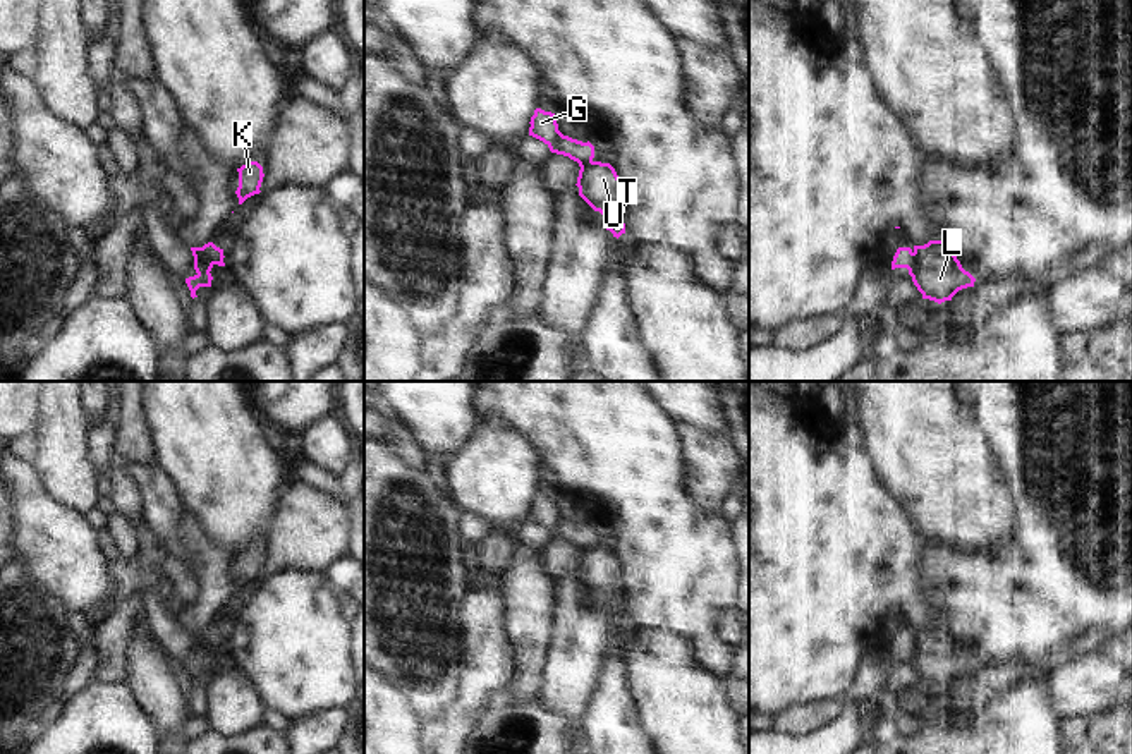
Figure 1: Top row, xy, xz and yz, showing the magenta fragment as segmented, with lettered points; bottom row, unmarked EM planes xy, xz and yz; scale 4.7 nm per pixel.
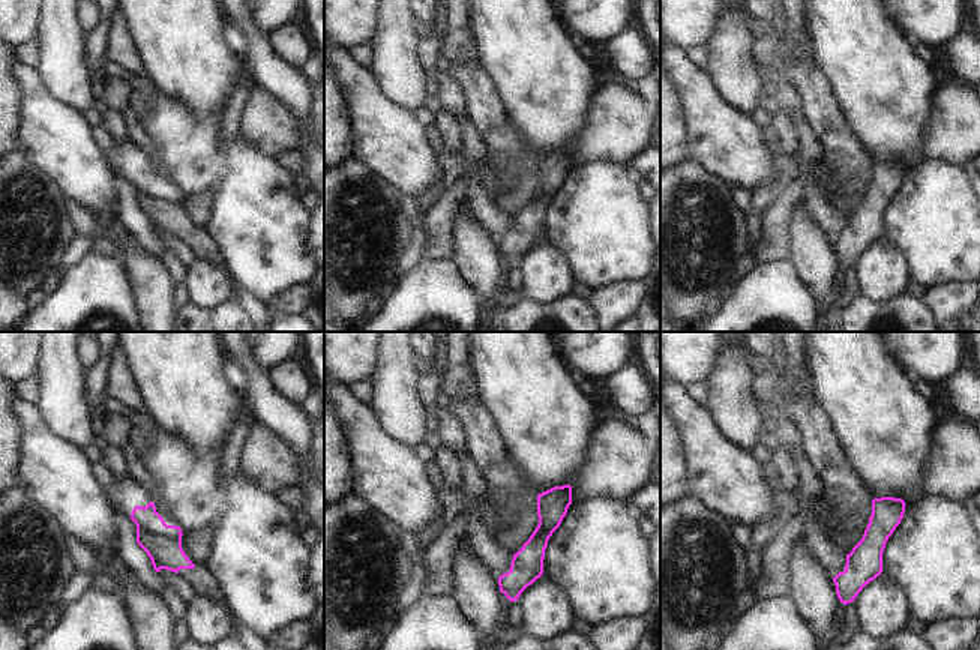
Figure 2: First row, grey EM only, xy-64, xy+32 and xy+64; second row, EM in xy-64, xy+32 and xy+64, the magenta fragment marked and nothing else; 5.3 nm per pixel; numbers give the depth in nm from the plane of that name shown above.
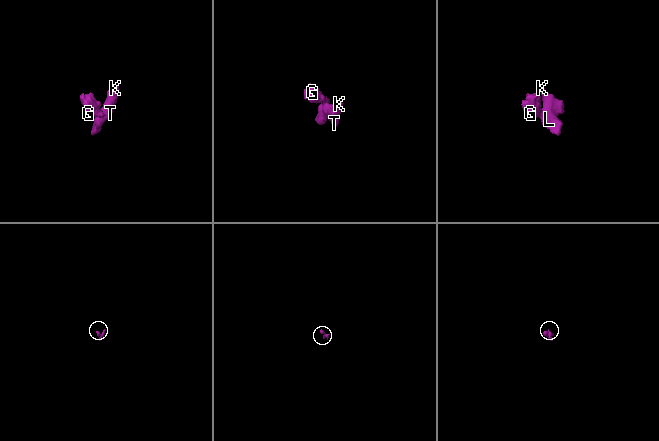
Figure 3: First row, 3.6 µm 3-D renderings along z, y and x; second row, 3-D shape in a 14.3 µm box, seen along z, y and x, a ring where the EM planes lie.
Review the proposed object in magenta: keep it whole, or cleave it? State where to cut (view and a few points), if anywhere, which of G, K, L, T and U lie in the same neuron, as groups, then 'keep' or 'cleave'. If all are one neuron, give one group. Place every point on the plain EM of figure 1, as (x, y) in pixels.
yz (914, 638), (918, 653), (911, 660) | G / K L T U | cleave

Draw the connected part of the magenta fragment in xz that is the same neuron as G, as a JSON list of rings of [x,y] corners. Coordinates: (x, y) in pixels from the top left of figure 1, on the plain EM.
[[[536,493],[529,508],[529,520],[543,526],[551,538],[569,541],[570,544],[577,546],[579,551],[584,551],[593,546],[594,531],[589,526],[582,527],[563,520],[558,515],[555,498]]]

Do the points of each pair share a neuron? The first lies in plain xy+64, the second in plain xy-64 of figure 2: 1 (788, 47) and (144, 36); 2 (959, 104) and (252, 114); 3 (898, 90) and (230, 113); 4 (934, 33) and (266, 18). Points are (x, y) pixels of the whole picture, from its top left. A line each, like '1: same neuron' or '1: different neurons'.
1: different neurons
2: same neuron
3: different neurons
4: same neuron

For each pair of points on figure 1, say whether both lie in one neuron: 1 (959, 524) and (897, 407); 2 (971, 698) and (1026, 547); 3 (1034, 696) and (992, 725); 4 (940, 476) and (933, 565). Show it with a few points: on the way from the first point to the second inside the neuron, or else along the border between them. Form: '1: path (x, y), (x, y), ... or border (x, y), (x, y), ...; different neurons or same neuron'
1: path (937, 495), (912, 459), (907, 437); same neuron
2: border (1022, 660), (995, 667), (979, 665); different neurons
3: path (1024, 706), (1002, 725); same neuron
4: border (925, 541), (947, 543), (974, 552); different neurons

